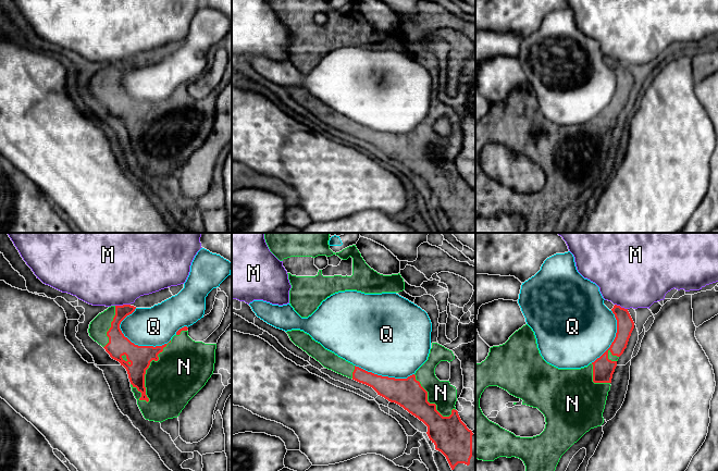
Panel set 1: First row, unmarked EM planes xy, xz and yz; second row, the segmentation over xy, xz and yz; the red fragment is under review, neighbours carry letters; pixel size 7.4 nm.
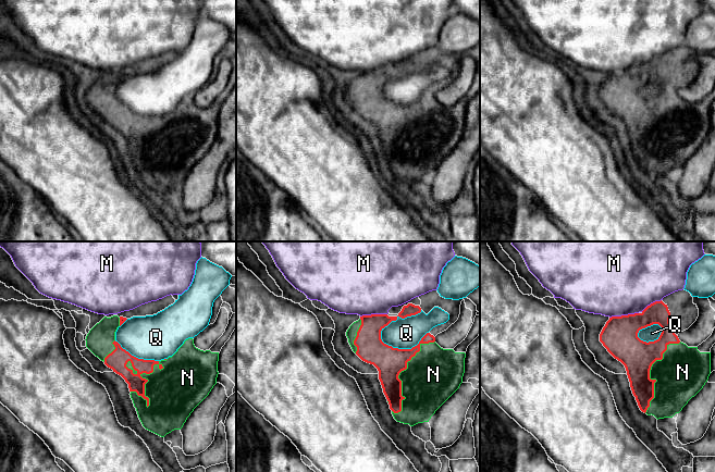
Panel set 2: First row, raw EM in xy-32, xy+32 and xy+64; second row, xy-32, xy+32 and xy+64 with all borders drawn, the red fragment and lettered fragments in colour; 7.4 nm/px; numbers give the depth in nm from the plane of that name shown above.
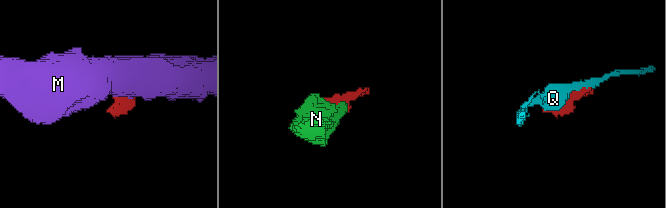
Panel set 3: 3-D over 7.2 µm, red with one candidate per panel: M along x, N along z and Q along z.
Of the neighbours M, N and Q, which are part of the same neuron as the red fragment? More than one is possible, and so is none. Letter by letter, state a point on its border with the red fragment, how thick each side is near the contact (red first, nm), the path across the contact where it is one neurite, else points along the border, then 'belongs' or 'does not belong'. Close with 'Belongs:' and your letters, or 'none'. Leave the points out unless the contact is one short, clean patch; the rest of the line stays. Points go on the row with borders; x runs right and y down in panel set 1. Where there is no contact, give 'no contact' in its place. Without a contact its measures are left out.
M: meets red in xy at (123, 305); 110 nm thick on the red side, 500 nm on the other; does not belong
N: meets red in xy at (145, 373); 160 nm thick on the red side, 380 nm on the other; belongs
Q: meets red in xy at (141, 346); 160 nm thick on the red side, 280 nm on the other; does not belong
Belongs: N

